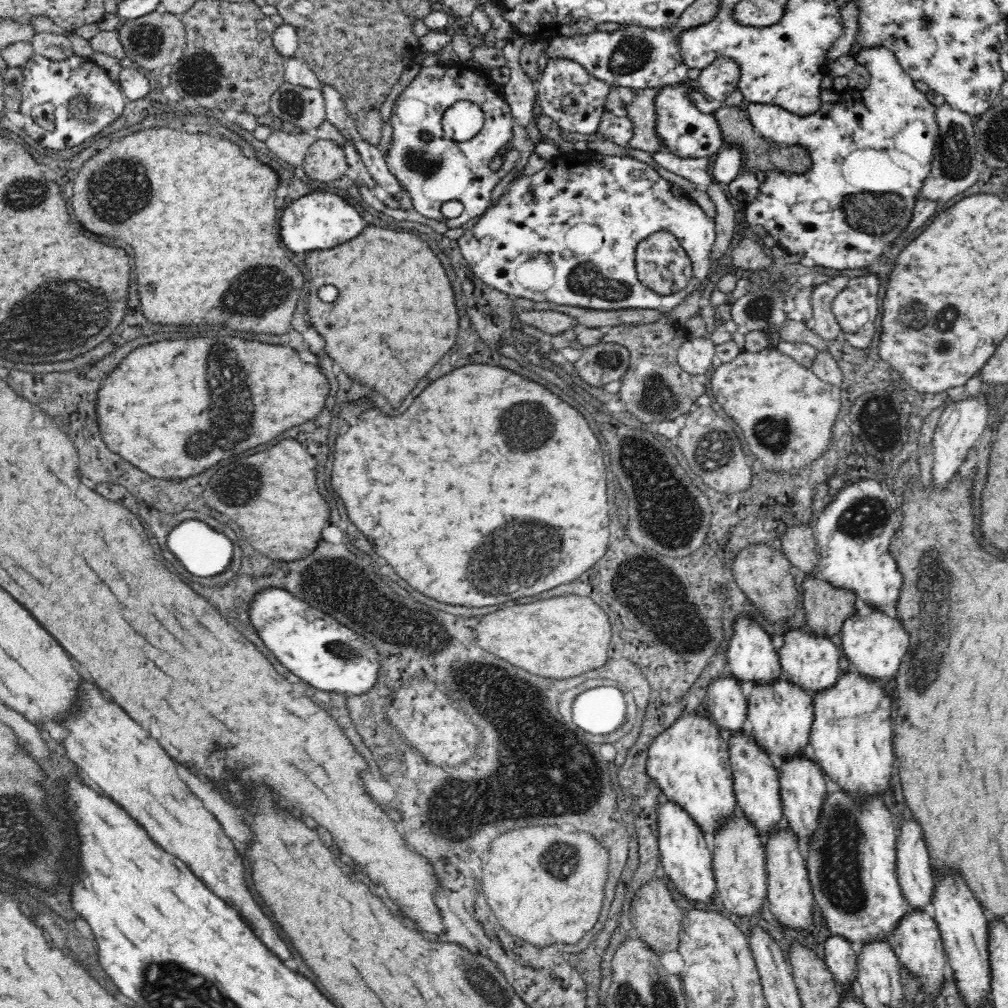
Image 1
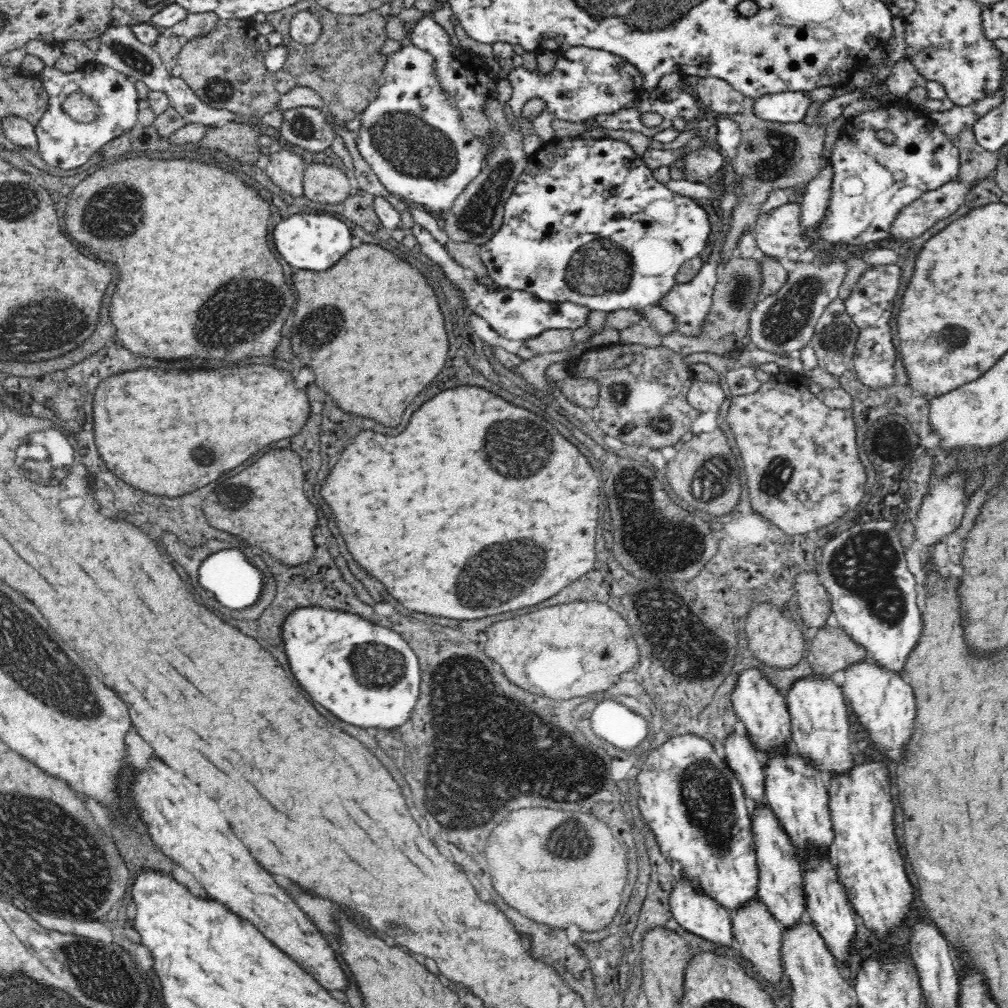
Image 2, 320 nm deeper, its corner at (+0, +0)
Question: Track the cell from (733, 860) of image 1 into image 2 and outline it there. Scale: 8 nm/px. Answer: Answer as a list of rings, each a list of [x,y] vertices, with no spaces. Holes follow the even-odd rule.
[[[759,898],[752,901],[747,907],[736,911],[731,915],[732,930],[736,945],[747,962],[752,964],[752,970],[755,976],[766,980],[768,984],[774,987],[780,986],[782,977],[784,976],[783,958],[782,958],[782,941],[783,928],[782,923],[778,923],[768,907]]]

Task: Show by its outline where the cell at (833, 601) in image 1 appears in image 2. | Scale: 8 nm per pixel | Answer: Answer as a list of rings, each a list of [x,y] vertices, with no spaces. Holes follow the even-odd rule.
[[[840,626],[819,628],[806,657],[816,679],[832,679],[838,670],[846,670],[866,659],[864,647],[857,645]]]

